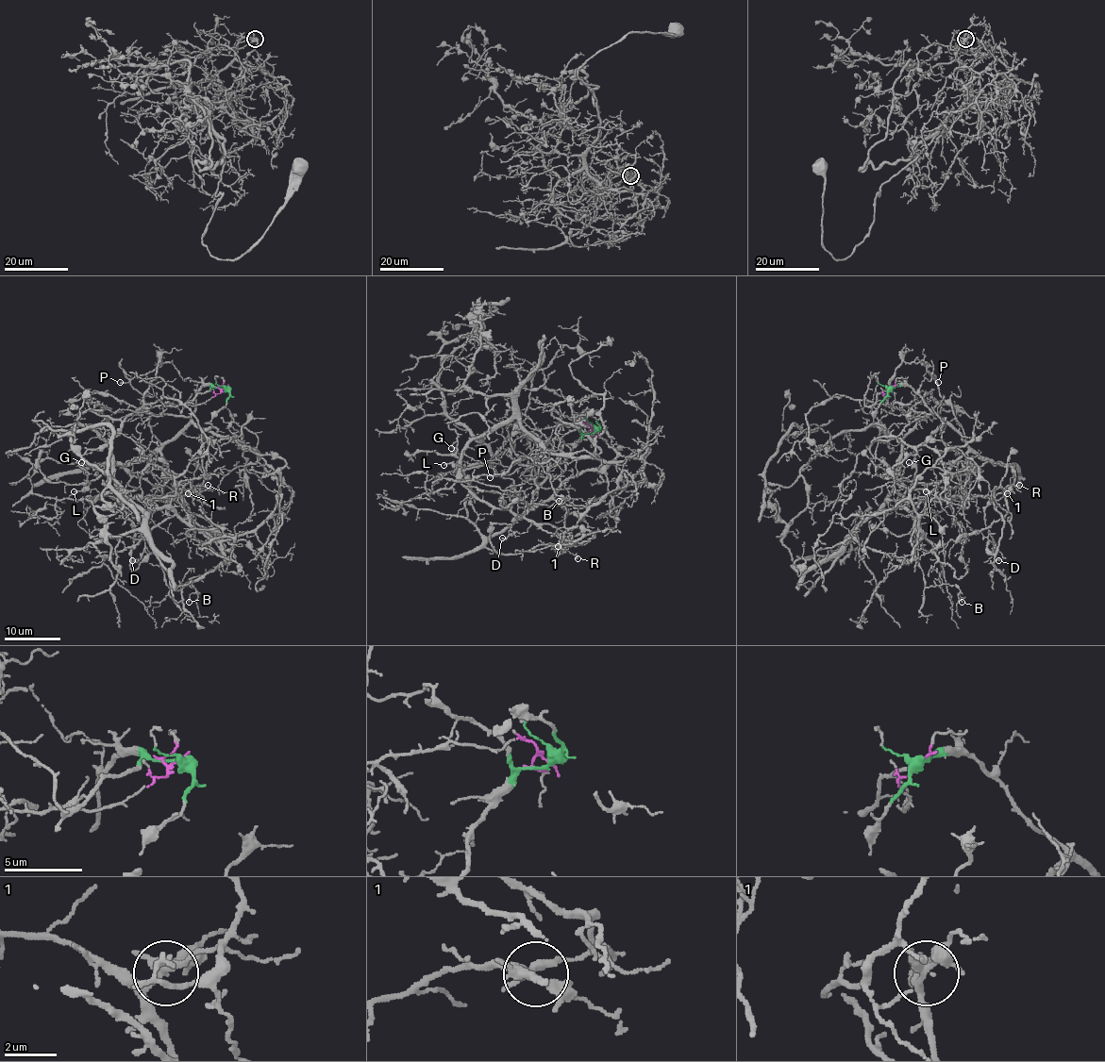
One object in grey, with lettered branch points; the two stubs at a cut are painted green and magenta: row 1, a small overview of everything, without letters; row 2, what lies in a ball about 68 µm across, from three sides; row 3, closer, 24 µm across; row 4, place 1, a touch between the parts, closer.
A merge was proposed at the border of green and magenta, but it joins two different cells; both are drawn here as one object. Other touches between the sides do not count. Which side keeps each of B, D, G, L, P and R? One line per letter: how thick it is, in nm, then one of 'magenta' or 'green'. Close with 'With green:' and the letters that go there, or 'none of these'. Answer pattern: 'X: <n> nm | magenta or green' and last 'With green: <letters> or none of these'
B: 90 nm | magenta
D: 150 nm | green
G: 130 nm | green
L: 140 nm | green
P: 130 nm | green
R: 160 nm | green
With green: D, G, L, P, R

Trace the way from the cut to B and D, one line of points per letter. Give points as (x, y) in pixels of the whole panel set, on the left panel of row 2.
B: (226, 389), (136, 409), (111, 441), (115, 483), (174, 512), (150, 540), (167, 585), (195, 590), (188, 602)
D: (226, 389), (204, 386), (191, 419), (170, 439), (115, 463), (131, 480), (121, 506), (143, 539), (132, 560)

